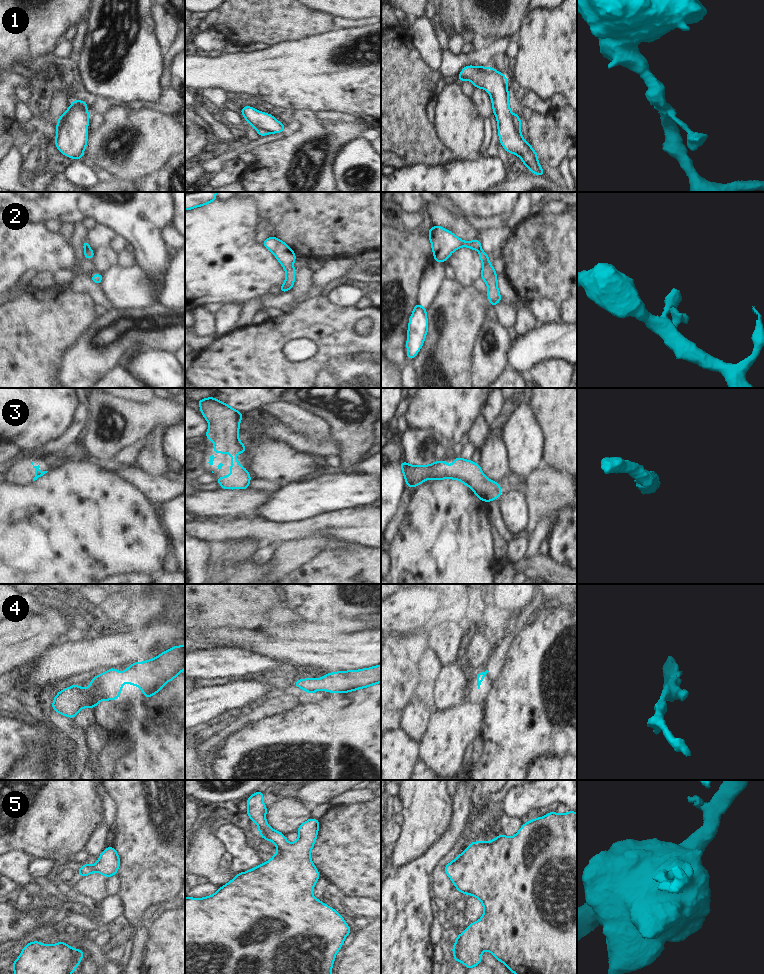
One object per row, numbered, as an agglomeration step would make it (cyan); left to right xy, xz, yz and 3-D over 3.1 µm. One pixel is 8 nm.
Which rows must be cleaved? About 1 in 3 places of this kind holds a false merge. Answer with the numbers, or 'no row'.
1, 2

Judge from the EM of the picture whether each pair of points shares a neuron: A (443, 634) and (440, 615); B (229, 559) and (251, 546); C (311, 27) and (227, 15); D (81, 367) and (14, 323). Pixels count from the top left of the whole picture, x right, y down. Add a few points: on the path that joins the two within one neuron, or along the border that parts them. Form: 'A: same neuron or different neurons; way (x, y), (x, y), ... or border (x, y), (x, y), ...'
A: different neurons; border (435, 628), (456, 624), (463, 631), (464, 635)
B: same neuron; way (234, 556), (246, 549)
C: same neuron; way (290, 20), (276, 15), (248, 15)
D: different neurons; border (80, 339), (65, 355), (59, 377)

